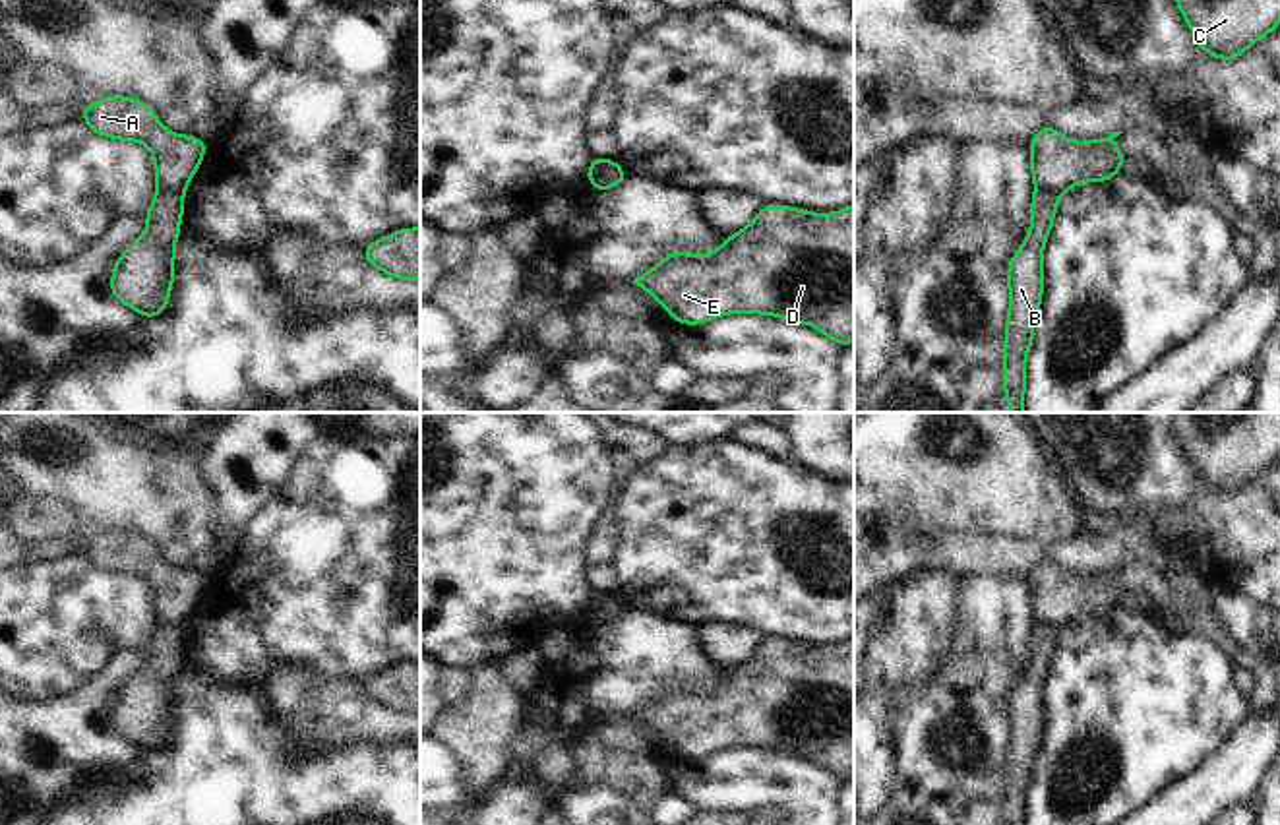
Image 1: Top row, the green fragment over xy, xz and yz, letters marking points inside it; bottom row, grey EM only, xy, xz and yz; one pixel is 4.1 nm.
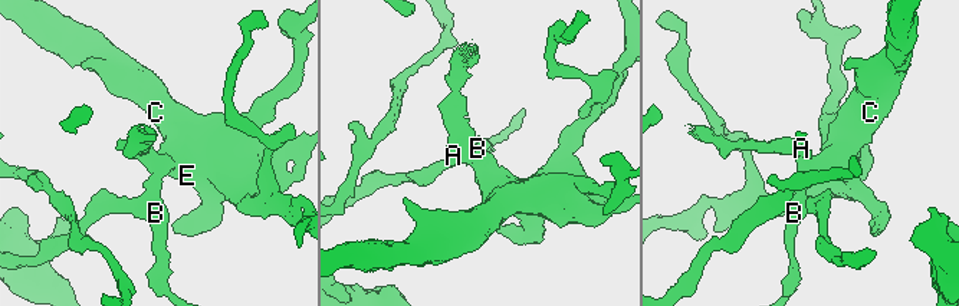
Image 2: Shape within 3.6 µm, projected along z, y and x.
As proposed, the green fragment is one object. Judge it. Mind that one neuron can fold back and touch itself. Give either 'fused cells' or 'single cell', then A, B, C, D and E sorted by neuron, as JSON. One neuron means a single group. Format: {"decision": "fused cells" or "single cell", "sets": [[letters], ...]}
{"decision": "fused cells", "sets": [["A", "C", "D", "E"], ["B"]]}

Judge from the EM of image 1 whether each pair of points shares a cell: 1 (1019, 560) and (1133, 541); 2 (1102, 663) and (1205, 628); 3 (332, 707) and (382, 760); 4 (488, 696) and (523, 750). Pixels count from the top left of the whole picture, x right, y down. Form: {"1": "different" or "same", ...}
{"1": "same", "2": "different", "3": "different", "4": "different"}

